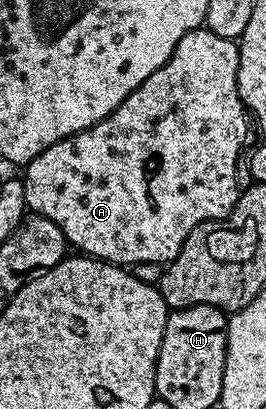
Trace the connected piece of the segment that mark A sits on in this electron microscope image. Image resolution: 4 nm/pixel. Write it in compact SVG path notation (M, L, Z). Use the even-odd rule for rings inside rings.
M207 26L187 32L174 46L174 54L170 54L168 61L158 70L154 70L154 74L150 74L150 78L146 78L146 82L142 82L142 86L138 86L138 90L131 92L105 120L99 120L94 126L76 132L73 136L67 136L65 140L59 140L26 165L23 169L22 179L28 212L50 218L50 222L54 222L54 226L58 226L58 230L62 230L64 239L77 253L91 256L94 260L104 260L108 264L121 266L131 266L138 262L167 265L169 260L176 257L178 250L182 250L182 242L186 242L190 230L194 230L207 220L226 218L236 205L238 195L236 163L240 160L240 147L243 146L244 139L248 136L248 124L250 128L244 101L241 100L240 91L236 85L239 65L240 45L237 41L218 38L218 34L211 32Z

